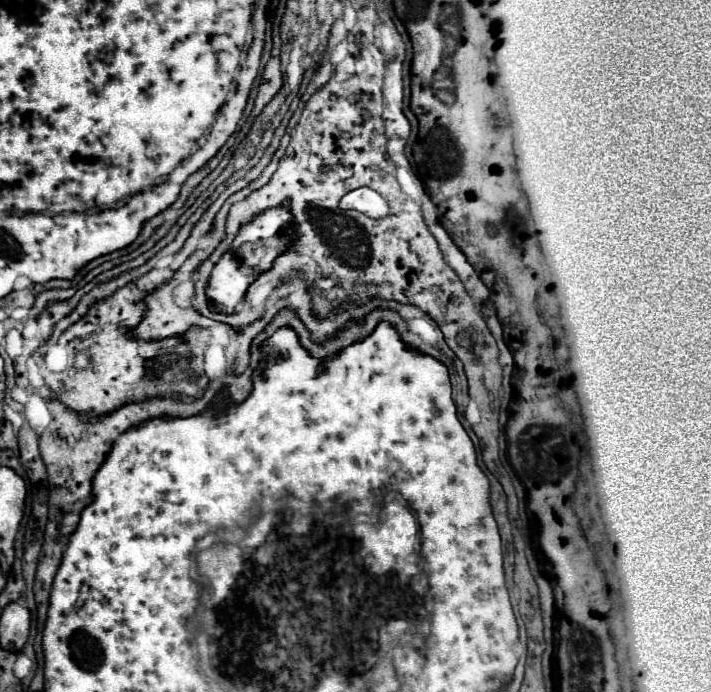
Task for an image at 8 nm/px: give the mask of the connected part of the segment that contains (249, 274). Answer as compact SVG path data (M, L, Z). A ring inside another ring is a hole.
M224 253L216 267L212 269L212 277L206 289L208 299L212 301L216 311L232 313L242 303L246 287L256 279L256 271L246 269L240 265L236 255Z

